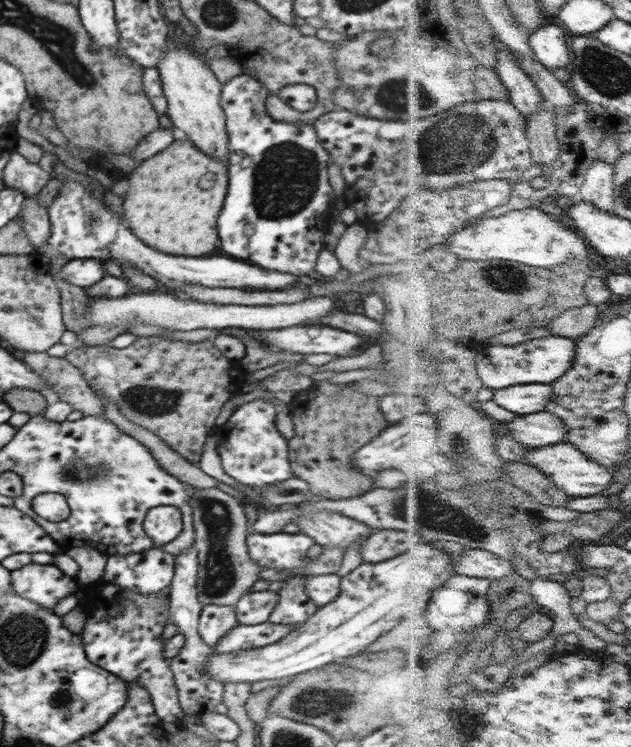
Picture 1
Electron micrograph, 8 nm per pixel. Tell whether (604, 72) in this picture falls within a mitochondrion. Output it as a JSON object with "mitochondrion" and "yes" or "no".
{"mitochondrion":"yes"}

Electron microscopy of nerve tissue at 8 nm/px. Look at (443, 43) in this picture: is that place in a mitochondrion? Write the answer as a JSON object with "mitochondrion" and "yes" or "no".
{"mitochondrion":"no"}

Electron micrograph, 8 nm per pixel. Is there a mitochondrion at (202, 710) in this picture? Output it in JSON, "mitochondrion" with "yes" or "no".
{"mitochondrion":"no"}

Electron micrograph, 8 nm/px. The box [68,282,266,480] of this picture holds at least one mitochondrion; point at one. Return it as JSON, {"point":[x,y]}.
{"point":[148,402]}

